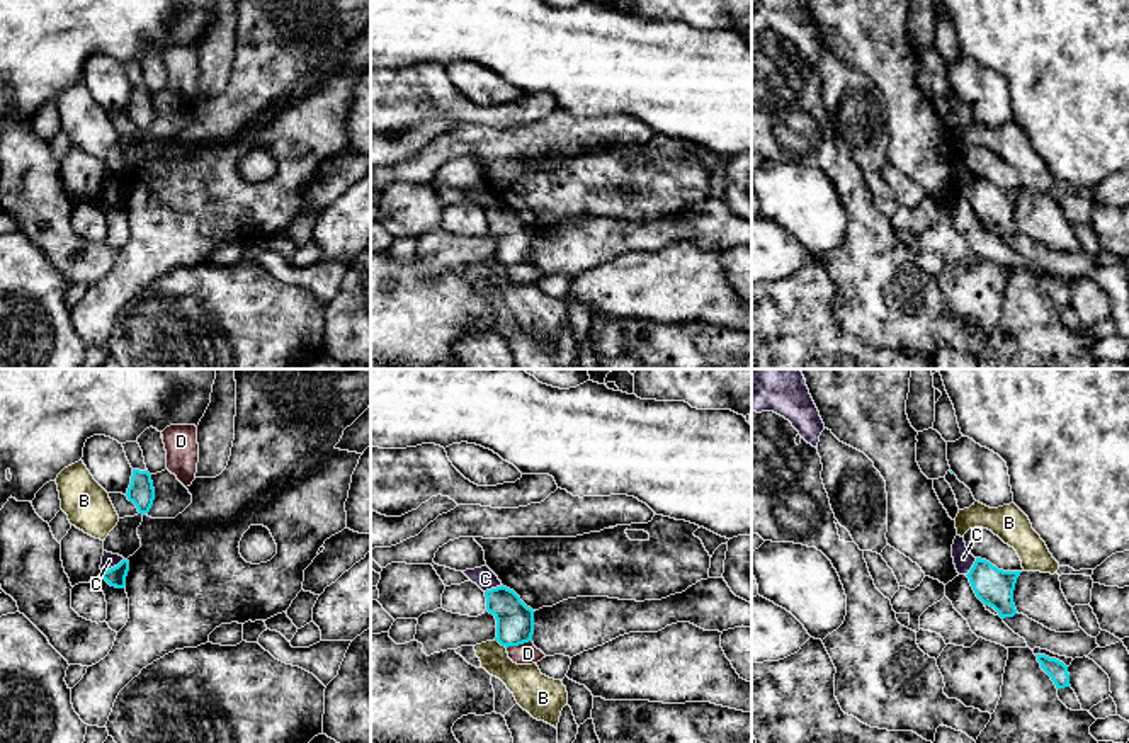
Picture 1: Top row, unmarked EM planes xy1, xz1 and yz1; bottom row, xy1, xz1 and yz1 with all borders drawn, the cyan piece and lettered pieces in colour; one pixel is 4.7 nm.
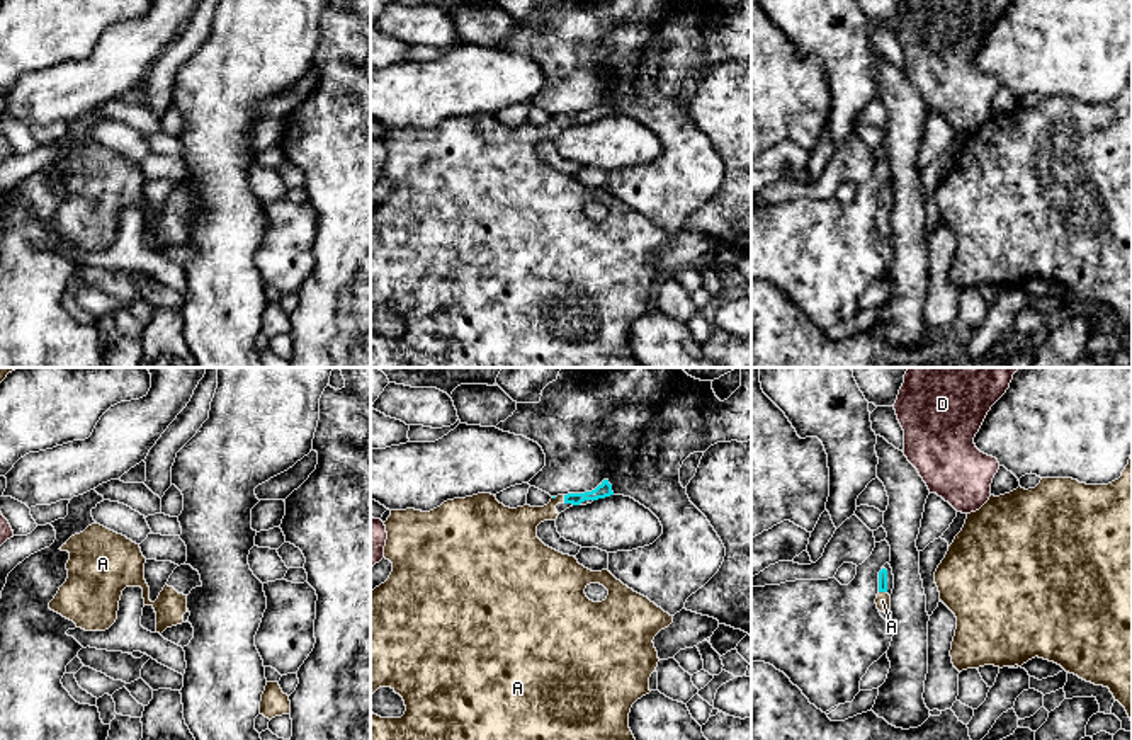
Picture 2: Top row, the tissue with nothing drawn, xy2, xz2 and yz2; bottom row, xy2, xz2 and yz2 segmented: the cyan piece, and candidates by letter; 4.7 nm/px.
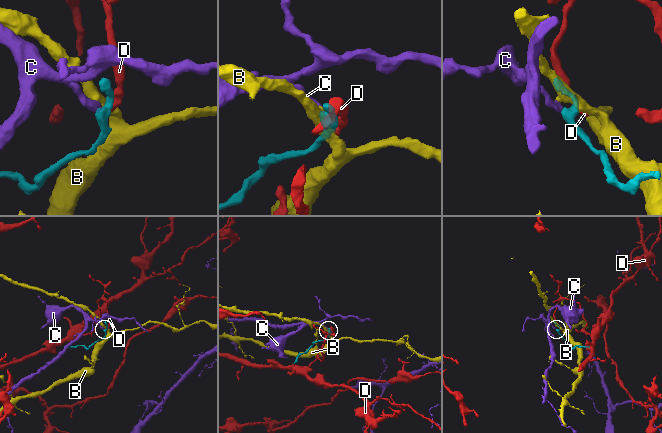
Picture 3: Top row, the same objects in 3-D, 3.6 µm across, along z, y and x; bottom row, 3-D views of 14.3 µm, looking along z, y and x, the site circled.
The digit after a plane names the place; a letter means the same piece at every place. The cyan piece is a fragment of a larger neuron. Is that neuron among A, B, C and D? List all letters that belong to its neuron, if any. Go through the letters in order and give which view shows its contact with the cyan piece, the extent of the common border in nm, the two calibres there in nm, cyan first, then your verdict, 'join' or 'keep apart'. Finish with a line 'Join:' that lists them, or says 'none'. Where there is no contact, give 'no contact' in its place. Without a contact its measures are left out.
A: meets cyan in xz2; contact 40 nm long; 70 nm thick on the cyan side, 160 nm on the other; join
B: meets cyan in xz1; contact 70 nm long; 180 nm thick on the cyan side, 170 nm on the other; keep apart
C: meets cyan in xy1; contact 130 nm long; 100 nm thick on the cyan side, 70 nm on the other; keep apart
D: meets cyan in xz1; contact 130 nm long; 180 nm thick on the cyan side, 100 nm on the other; keep apart
Join: A

